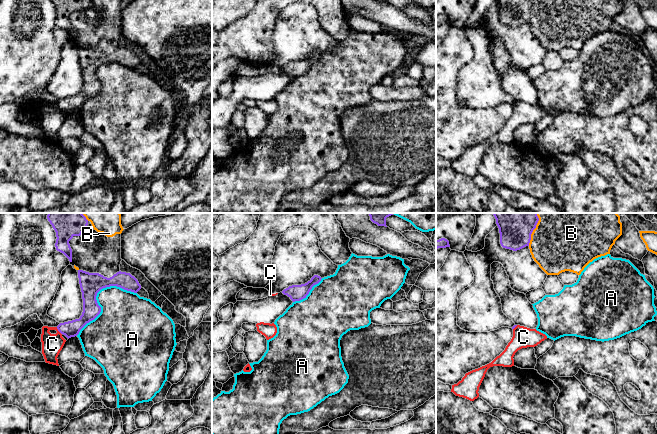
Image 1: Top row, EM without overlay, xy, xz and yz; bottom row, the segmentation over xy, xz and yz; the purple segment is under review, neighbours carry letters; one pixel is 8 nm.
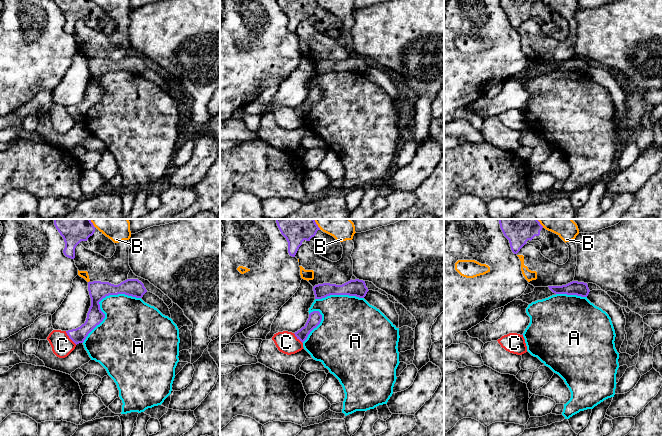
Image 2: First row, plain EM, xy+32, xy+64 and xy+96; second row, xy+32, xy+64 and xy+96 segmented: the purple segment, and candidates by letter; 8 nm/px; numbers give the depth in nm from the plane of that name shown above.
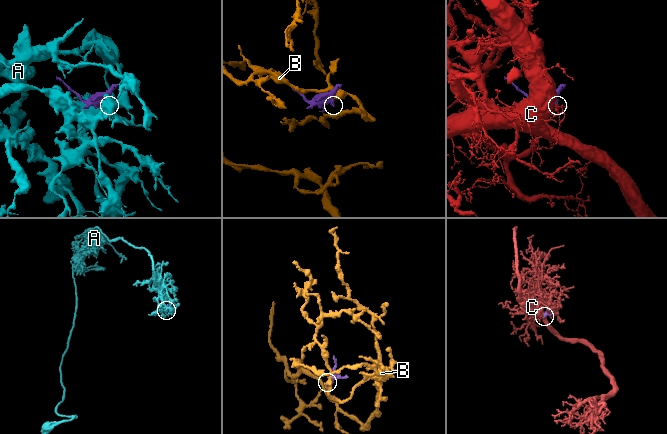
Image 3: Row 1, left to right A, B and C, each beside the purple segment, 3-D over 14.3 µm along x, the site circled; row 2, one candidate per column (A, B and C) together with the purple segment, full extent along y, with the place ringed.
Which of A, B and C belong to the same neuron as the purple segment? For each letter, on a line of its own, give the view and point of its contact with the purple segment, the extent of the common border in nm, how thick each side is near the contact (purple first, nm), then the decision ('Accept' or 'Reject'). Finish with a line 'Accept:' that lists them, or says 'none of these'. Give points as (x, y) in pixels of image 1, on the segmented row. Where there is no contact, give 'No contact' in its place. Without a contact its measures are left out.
A: Touches purple at xy (96, 295). Shared border 600 nm. Thickness 180 nm (purple) against 360 nm. Reject
B: Touches purple at yz (534, 228). Shared border 280 nm. Thickness 340 nm (purple) against 480 nm. Reject
C: Touches purple at xy (58, 330). Shared border 80 nm. Thickness 130 nm (purple) against 170 nm. Reject
Accept: none of these

